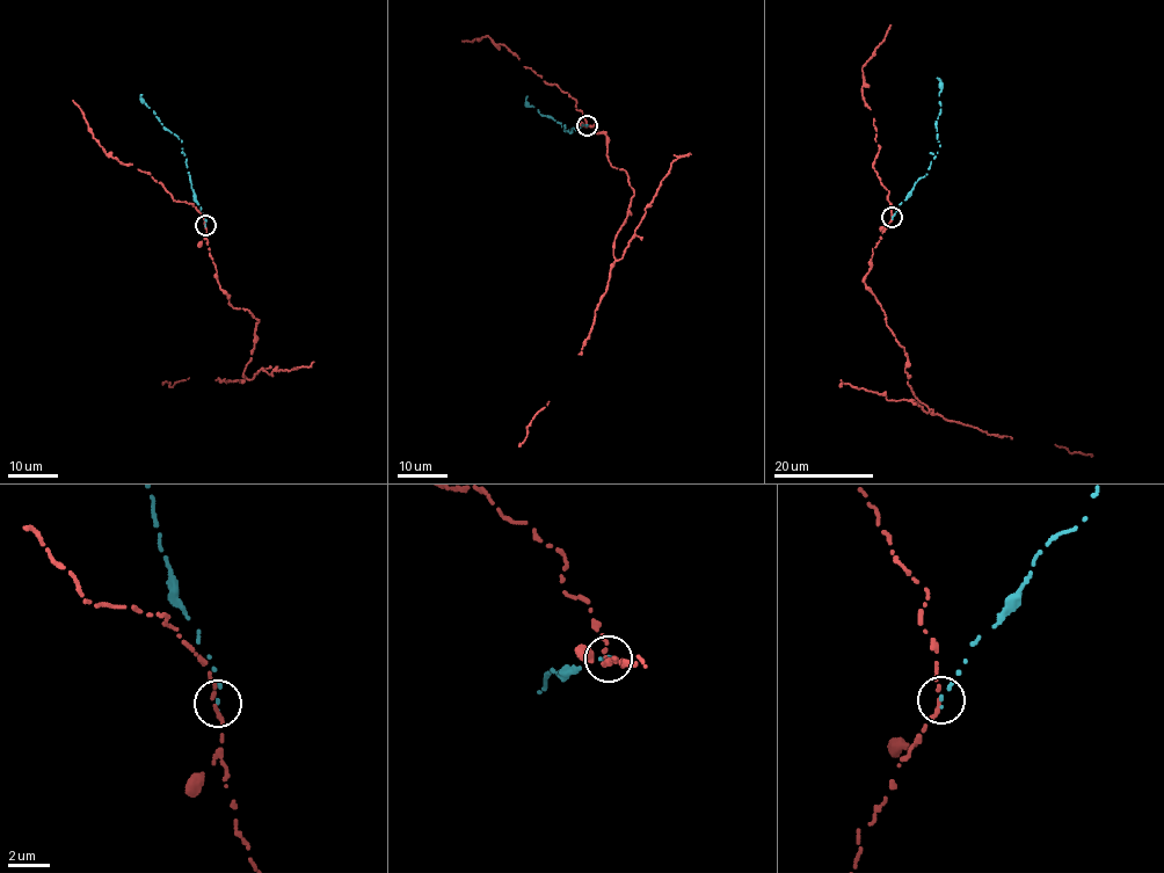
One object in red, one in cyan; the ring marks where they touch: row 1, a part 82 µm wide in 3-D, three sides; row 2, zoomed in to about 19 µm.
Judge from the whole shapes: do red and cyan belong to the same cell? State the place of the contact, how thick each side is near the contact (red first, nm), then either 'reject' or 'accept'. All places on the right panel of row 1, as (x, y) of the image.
place (892, 217); calibres 170 and 140 nm; reject

